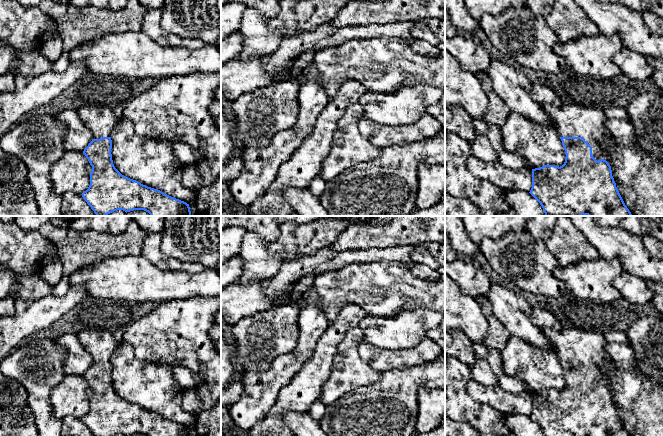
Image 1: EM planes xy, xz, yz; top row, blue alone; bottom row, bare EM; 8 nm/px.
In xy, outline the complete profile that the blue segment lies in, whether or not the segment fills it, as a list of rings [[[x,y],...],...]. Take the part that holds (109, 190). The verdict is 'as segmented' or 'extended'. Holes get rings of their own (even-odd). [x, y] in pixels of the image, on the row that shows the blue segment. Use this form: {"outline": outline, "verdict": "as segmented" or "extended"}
{"outline": [[[90,104],[78,109],[77,113],[80,120],[91,131],[93,138],[83,151],[92,166],[92,171],[90,185],[81,195],[96,216],[106,216],[117,210],[123,210],[126,213],[133,210],[144,210],[151,216],[191,216],[189,204],[186,202],[130,179],[115,168],[111,154],[110,135],[119,119],[112,108],[101,104]]], "verdict": "extended"}

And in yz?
{"outline": [[[562,104],[560,107],[545,105],[542,109],[553,121],[566,154],[565,162],[560,167],[544,165],[532,169],[532,188],[529,193],[540,203],[545,216],[632,216],[616,187],[611,166],[604,158],[604,145],[616,149],[616,142],[605,128],[607,119],[604,110],[579,104]]], "verdict": "extended"}

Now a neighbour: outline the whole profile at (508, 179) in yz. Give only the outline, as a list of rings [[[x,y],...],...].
[[[470,155],[466,161],[469,171],[481,180],[488,180],[505,191],[526,191],[532,188],[532,169],[509,169],[500,161],[486,162]]]

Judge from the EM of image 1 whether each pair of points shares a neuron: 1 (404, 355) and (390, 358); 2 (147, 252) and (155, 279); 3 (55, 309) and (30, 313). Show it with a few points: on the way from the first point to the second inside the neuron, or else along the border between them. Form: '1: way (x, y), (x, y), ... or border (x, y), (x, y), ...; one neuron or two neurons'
1: way (401, 358), (393, 358); one neuron
2: border (141, 254), (158, 267), (172, 270); two neurons
3: way (49, 309), (43, 313), (36, 313); one neuron

